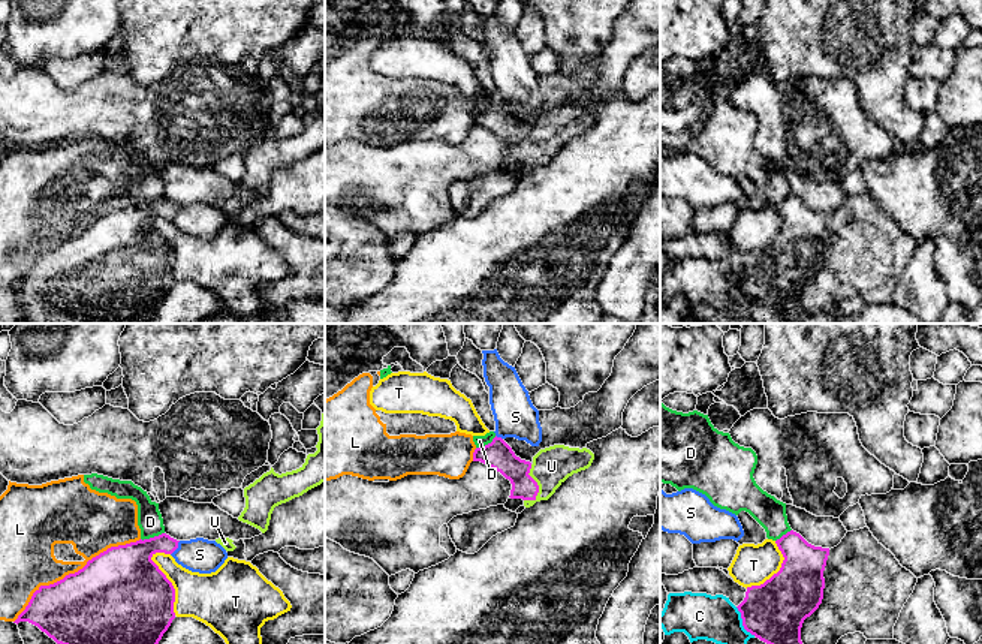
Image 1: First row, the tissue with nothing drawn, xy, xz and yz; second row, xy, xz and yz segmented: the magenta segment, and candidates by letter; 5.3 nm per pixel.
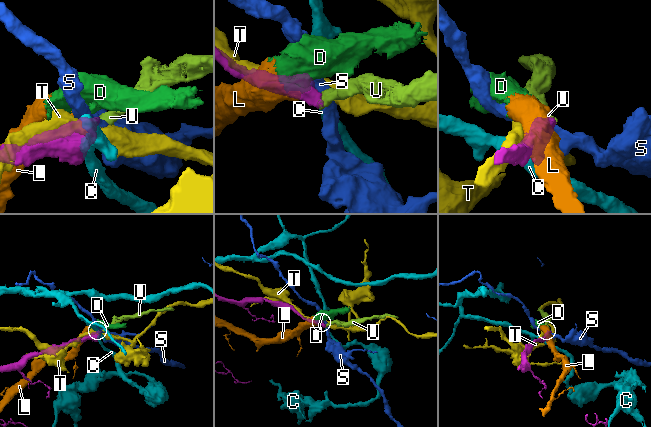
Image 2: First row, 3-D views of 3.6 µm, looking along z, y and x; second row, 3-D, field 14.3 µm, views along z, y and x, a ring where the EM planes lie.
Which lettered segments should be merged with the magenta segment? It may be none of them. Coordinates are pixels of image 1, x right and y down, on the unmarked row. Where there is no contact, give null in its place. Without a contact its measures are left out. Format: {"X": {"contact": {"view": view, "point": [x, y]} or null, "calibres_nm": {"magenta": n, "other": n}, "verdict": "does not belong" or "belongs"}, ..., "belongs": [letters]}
{"C": {"contact": {"view": "yz", "point": [743, 288]}, "calibres_nm": {"magenta": 320, "other": 240}, "verdict": "does not belong"}, "D": {"contact": {"view": "xy", "point": [151, 202]}, "calibres_nm": {"magenta": 340, "other": 140}, "verdict": "does not belong"}, "L": {"contact": {"view": "xy", "point": [72, 238]}, "calibres_nm": {"magenta": 500, "other": 300}, "verdict": "does not belong"}, "S": {"contact": {"view": "xy", "point": [177, 211]}, "calibres_nm": {"magenta": 220, "other": 180}, "verdict": "does not belong"}, "T": {"contact": {"view": "xy", "point": [171, 247]}, "calibres_nm": {"magenta": 480, "other": 280}, "verdict": "does not belong"}, "U": {"contact": {"view": "xz", "point": [538, 152]}, "calibres_nm": {"magenta": 140, "other": 200}, "verdict": "belongs"}, "belongs": ["U"]}

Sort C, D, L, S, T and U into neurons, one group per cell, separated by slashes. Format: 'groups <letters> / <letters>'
groups C / D L / S / T / U

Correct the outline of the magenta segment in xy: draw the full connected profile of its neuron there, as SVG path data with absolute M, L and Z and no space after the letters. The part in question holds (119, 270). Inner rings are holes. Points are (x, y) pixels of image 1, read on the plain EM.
M162 198L111 211L78 237L40 250L13 288L28 286L57 309L85 316L88 323L151 323L175 283L175 253L151 222L156 217L172 219L178 207Z

